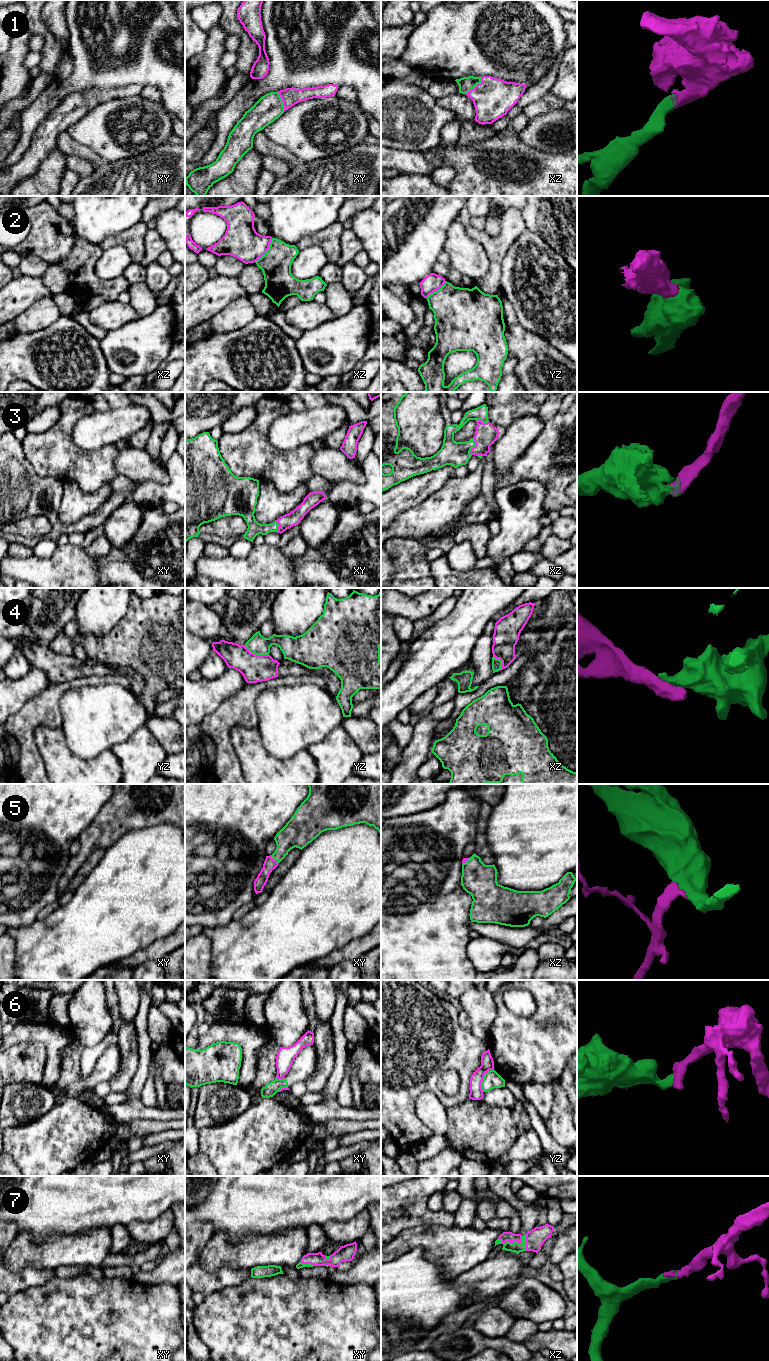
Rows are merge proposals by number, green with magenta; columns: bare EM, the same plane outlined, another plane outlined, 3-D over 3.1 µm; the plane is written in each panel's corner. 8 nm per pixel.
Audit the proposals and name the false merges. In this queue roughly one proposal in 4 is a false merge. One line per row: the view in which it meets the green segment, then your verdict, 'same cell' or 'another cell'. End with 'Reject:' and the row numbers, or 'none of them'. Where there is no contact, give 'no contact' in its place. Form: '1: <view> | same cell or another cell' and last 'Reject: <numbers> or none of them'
1: xz | same cell
2: xz | another cell
3: xz | same cell
4: yz | another cell
5: xy | same cell
6: yz | another cell
7: xz | same cell
Reject: 2, 4, 6

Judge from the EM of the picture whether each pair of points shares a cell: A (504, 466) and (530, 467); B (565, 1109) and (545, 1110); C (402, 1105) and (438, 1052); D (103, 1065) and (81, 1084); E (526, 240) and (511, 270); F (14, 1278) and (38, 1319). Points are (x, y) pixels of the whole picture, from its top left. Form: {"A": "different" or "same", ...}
{"A": "different", "B": "different", "C": "same", "D": "same", "E": "same", "F": "different"}

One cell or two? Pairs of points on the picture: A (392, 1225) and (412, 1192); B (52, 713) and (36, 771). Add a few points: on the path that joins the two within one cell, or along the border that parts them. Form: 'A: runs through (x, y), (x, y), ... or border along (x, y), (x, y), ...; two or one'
A: runs through (403, 1222), (412, 1217), (411, 1203); one
B: runs through (36, 721), (28, 729), (29, 755); one

